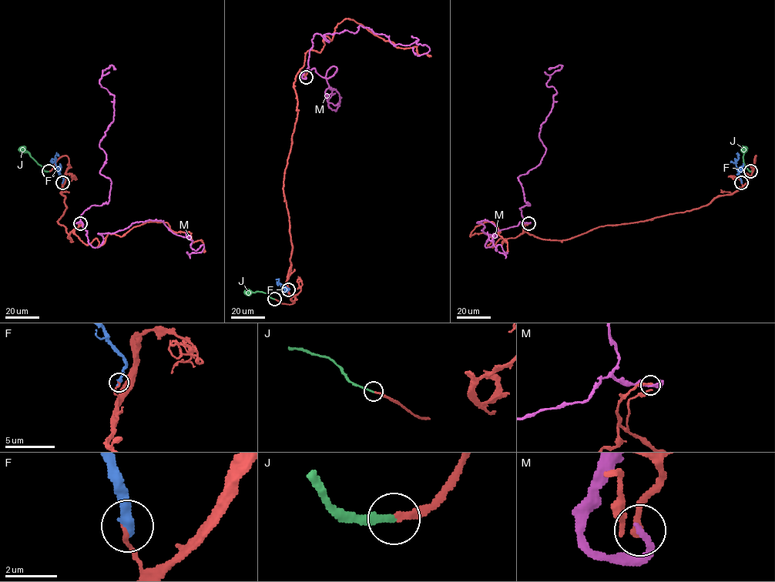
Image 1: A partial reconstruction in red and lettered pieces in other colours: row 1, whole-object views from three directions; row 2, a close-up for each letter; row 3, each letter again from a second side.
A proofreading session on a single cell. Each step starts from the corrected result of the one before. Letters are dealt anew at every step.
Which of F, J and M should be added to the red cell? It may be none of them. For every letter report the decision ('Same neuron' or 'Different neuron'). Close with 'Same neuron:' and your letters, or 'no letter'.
F: Different neuron
J: Same neuron
M: Different neuron
Same neuron: J

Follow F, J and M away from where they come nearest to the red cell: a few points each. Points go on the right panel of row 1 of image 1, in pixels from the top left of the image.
F: (742, 182), (736, 165), (739, 155)
J: (750, 172), (743, 162), (743, 148)
M: (528, 223), (495, 232), (485, 247), (493, 239), (477, 222), (493, 224), (496, 250), (507, 252), (498, 252)

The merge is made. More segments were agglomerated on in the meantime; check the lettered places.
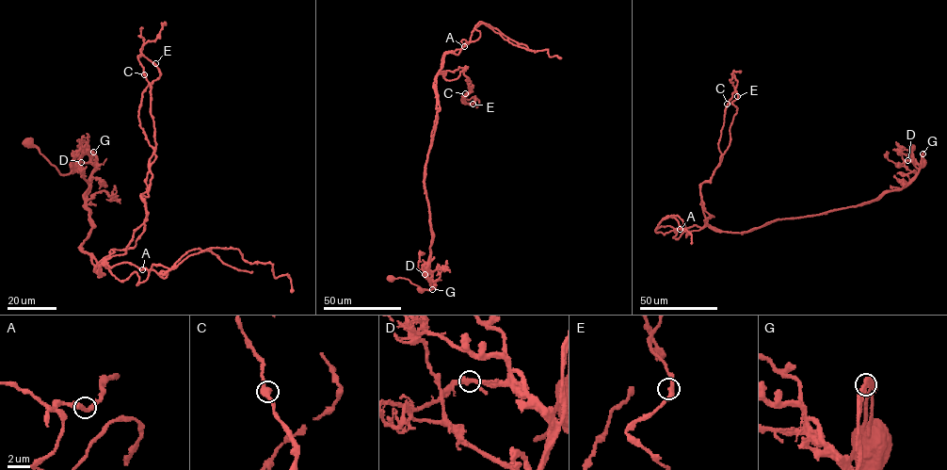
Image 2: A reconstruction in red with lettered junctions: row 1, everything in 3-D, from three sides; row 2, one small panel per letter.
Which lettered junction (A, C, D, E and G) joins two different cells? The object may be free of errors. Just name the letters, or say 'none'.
G

